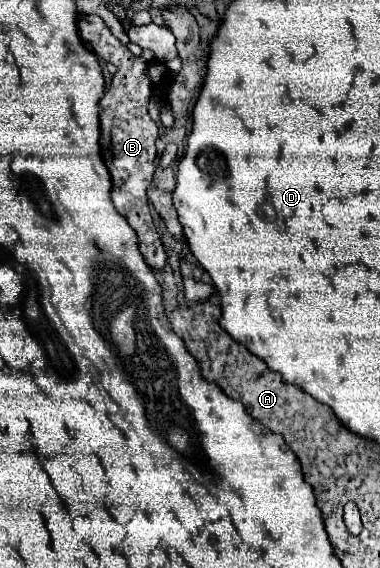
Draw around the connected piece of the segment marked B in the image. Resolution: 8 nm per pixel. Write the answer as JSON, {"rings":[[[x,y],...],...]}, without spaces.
{"rings":[[[79,16],[79,34],[85,46],[95,52],[99,58],[111,62],[117,66],[117,72],[113,76],[113,82],[105,96],[101,98],[101,152],[105,166],[109,168],[111,180],[113,180],[113,192],[111,200],[121,216],[129,222],[129,226],[137,232],[139,238],[139,250],[147,262],[149,268],[163,272],[167,264],[165,248],[159,240],[157,228],[151,218],[149,202],[147,202],[147,188],[155,174],[155,160],[157,160],[157,148],[155,140],[159,138],[159,124],[149,116],[149,98],[151,98],[151,80],[147,78],[147,62],[143,58],[137,58],[129,52],[127,46],[123,46],[109,30],[109,26],[99,16]]]}

